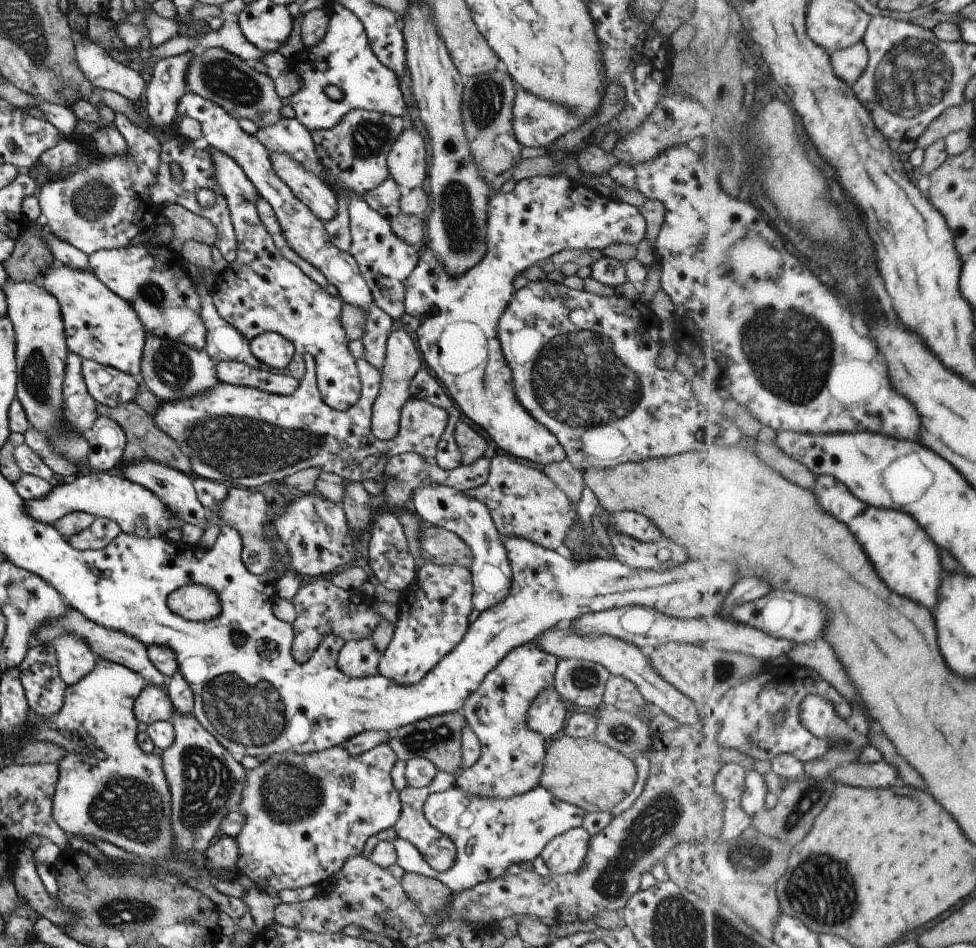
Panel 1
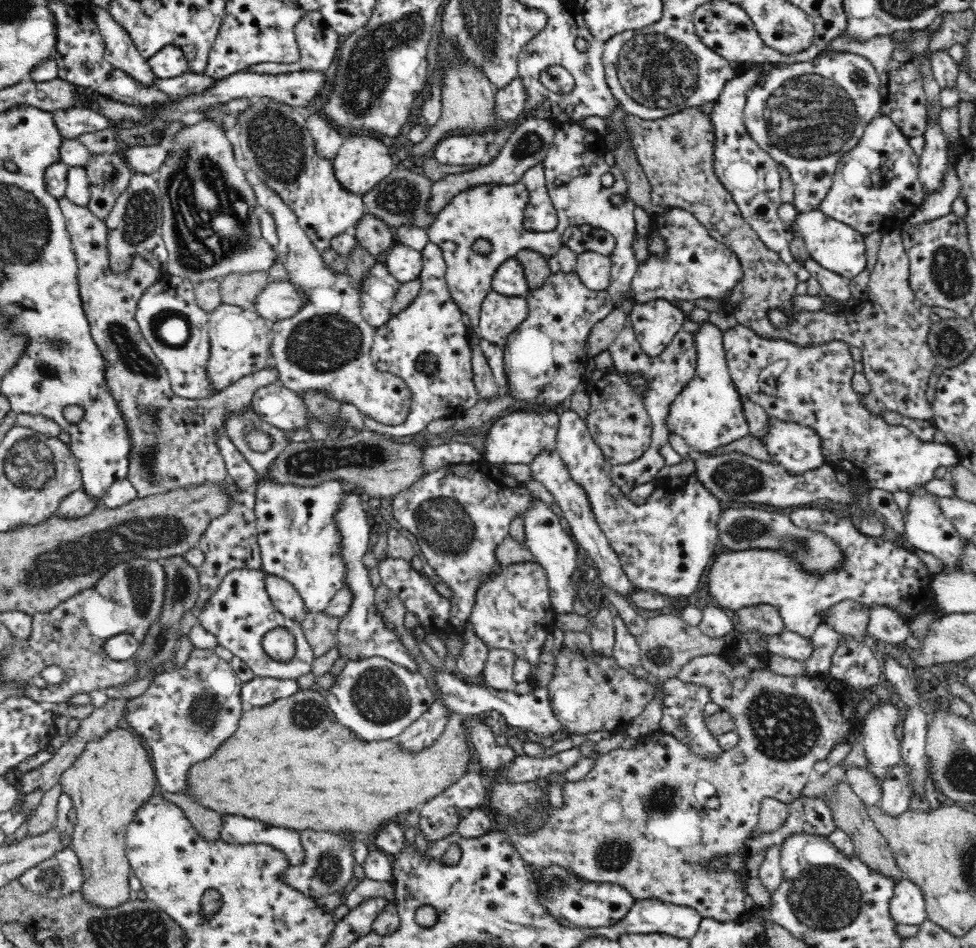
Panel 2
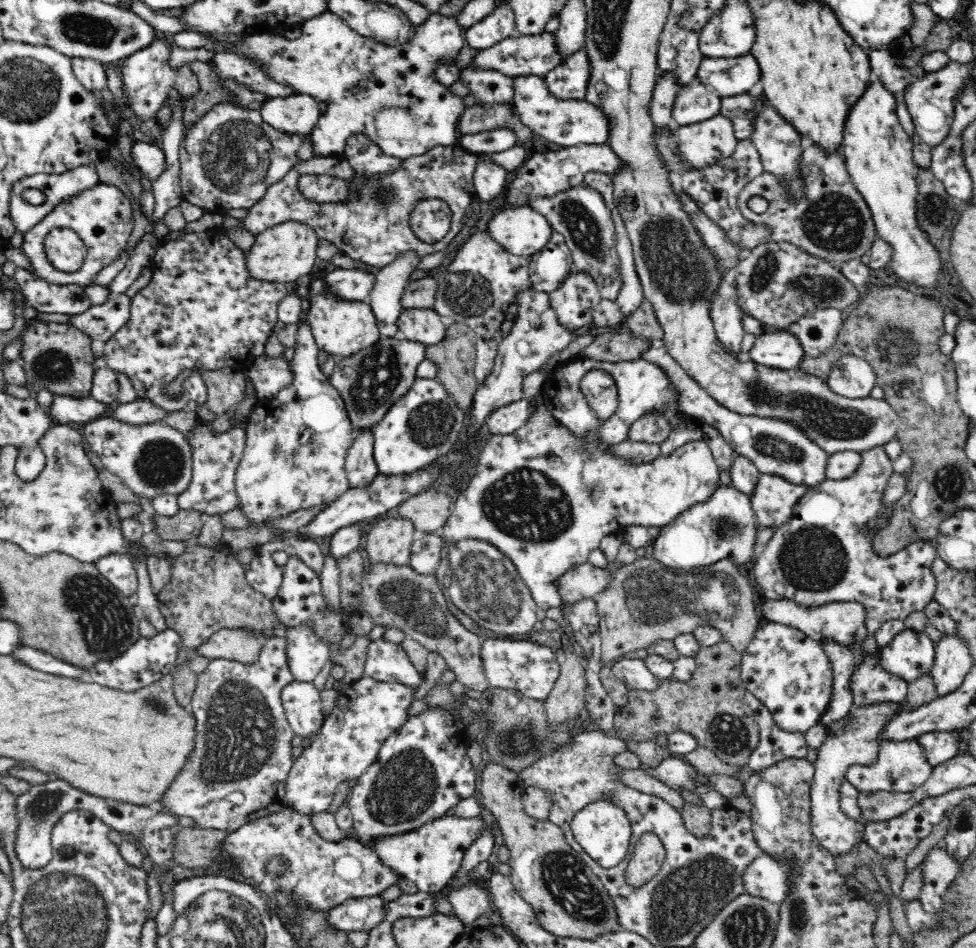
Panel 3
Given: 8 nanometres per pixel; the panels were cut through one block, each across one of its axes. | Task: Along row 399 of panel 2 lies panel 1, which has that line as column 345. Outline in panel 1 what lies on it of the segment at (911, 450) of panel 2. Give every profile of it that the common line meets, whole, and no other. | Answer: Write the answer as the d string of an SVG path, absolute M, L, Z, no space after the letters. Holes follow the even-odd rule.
M387 743L351 756L343 745L300 755L292 752L271 754L256 768L245 771L245 786L239 800L243 826L233 837L237 844L237 871L245 874L255 887L295 890L316 886L333 877L349 857L361 855L365 840L391 828L400 812L398 790L390 779L396 754Z

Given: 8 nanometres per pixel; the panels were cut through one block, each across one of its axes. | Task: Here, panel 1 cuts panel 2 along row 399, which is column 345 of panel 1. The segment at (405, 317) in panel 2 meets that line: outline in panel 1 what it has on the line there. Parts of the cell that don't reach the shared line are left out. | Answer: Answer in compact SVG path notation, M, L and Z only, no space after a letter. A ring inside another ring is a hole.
M303 354L302 357L303 378L298 381L297 390L291 392L289 396L277 396L255 388L219 383L199 396L173 400L173 402L159 401L159 408L151 415L153 424L159 432L171 438L179 452L189 460L191 475L197 475L205 480L225 482L231 484L230 488L239 488L239 486L246 489L257 488L263 482L276 484L282 478L287 478L305 468L319 468L321 472L335 473L353 482L375 480L383 486L387 480L385 464L392 456L415 452L421 458L433 461L436 444L448 421L448 413L423 400L409 398L400 410L397 434L391 440L381 442L370 431L372 402L379 392L380 372L365 360L357 359L355 364L360 380L360 395L353 406L345 411L336 411L321 400L316 386L313 356Z

